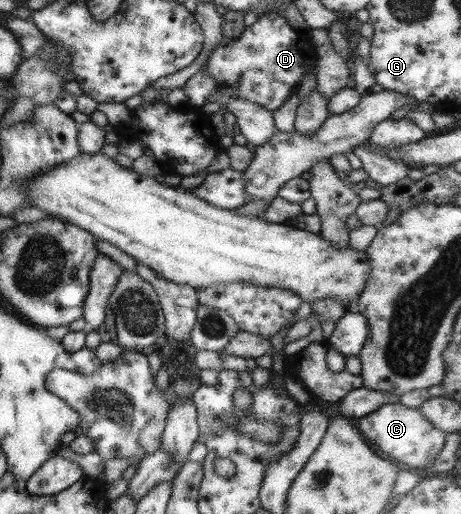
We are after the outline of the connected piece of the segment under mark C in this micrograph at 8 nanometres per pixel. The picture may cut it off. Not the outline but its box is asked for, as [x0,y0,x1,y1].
[355,402,445,474]

